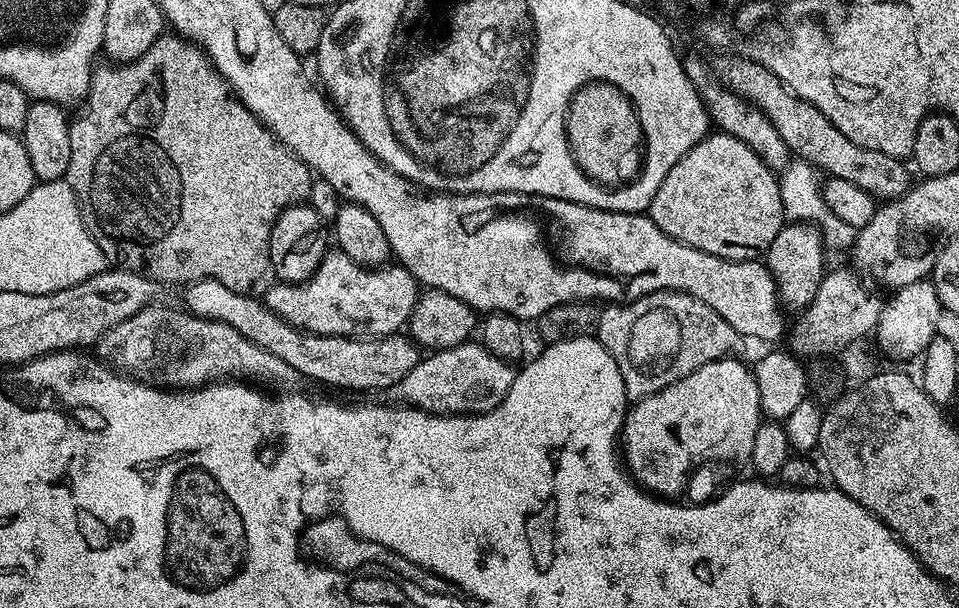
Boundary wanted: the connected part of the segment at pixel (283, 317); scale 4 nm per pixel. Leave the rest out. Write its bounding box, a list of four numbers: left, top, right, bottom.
[262,250,418,338]

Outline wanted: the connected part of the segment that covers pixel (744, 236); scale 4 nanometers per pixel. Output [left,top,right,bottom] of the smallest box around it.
[647,130,786,260]

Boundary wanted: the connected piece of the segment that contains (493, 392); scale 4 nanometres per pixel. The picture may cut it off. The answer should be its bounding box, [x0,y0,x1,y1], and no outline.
[400,342,516,416]

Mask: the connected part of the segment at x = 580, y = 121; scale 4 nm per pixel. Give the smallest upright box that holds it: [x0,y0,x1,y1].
[565,82,644,187]

